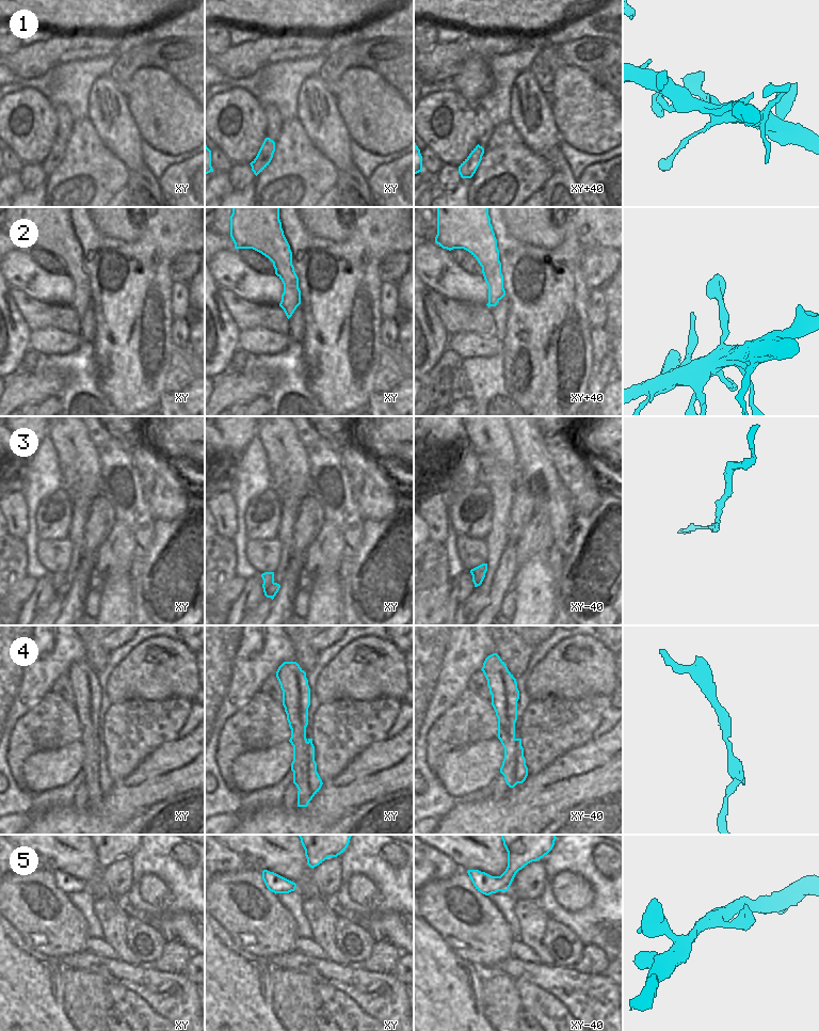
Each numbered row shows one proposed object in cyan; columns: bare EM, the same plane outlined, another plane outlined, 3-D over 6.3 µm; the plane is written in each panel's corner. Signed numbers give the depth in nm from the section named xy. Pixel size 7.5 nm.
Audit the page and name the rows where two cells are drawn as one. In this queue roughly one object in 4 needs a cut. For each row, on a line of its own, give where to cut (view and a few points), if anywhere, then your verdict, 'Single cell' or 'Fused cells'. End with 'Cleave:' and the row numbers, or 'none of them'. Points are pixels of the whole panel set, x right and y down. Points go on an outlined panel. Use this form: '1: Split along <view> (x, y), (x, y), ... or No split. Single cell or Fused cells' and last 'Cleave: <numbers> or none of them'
1: No split. Single cell
2: No split. Single cell
3: No split. Single cell
4: No split. Single cell
5: No split. Single cell
Cleave: none of them.

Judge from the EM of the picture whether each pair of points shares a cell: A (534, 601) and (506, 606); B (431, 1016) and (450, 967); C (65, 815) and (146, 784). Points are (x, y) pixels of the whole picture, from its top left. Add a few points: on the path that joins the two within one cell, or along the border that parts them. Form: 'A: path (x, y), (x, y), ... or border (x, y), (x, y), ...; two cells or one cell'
A: border (511, 588), (514, 592), (514, 614); two cells
B: path (431, 1004), (432, 985), (438, 979); one cell
C: path (85, 818), (108, 818), (126, 799); one cell

